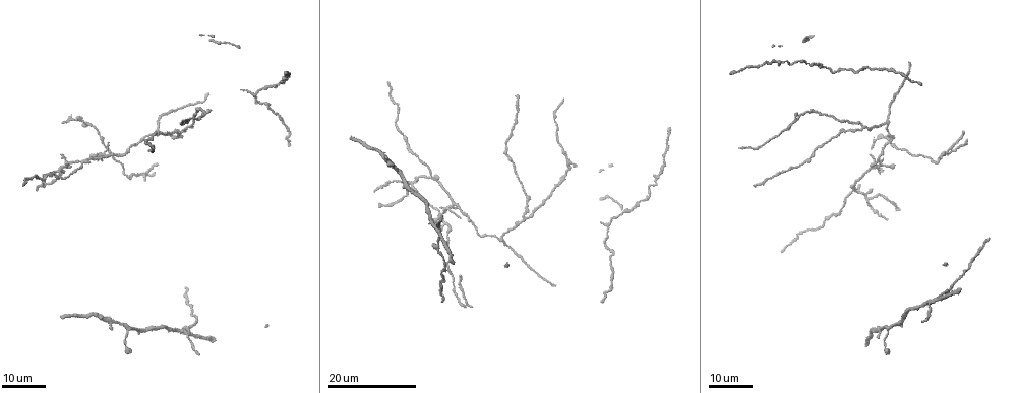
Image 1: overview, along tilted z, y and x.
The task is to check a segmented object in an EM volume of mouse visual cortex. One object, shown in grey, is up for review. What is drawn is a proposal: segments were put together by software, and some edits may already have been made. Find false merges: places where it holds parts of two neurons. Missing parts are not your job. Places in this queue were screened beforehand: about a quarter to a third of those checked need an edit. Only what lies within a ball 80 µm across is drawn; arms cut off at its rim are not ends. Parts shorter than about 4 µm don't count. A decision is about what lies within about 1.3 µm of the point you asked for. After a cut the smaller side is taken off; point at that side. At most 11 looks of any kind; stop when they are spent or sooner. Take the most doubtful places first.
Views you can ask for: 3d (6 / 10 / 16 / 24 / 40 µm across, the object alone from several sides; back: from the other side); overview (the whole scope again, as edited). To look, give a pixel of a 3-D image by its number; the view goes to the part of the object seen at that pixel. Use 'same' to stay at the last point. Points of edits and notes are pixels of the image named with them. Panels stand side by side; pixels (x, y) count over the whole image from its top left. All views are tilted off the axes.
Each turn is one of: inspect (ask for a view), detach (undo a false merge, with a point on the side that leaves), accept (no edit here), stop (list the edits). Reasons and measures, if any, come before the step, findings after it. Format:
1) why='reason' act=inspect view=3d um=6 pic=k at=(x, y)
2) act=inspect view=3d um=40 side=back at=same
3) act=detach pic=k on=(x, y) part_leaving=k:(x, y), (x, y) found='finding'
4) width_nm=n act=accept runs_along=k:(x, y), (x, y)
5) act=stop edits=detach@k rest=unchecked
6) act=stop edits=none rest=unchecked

why='small branch off a trunk' act=inspect view=3d um=16 pic=1 at=(59, 170)

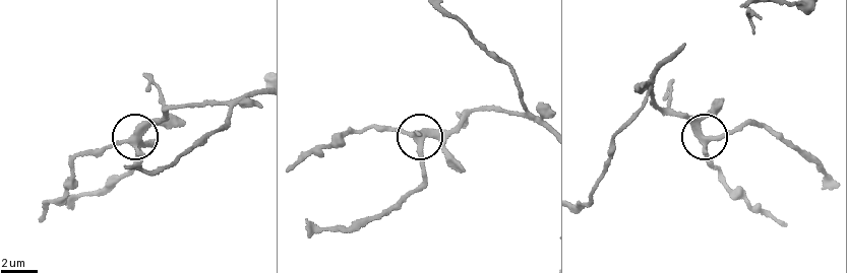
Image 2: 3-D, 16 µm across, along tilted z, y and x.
act=inspect view=3d um=10 pic=2 at=(138, 144)

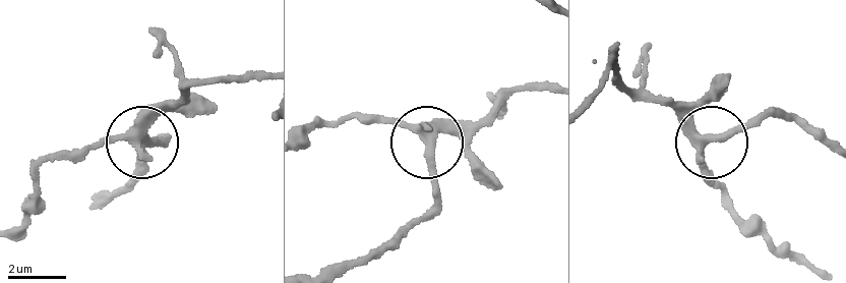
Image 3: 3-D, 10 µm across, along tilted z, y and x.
width_nm=310 act=accept runs_along=3:(549, 92), (516, 92), (479, 119), (428, 142), (371, 116) found='one neuron here'

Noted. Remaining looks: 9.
why='thin arm on a thick one' act=inspect view=3d um=24 pic=1 at=(399, 172)

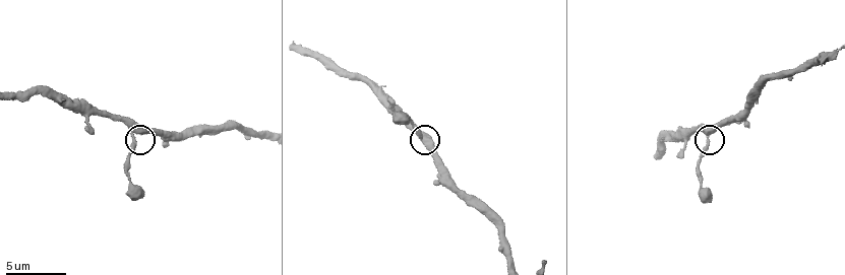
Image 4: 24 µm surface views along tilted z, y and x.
why='zoom in' act=inspect view=3d um=6 pic=4 at=(419, 136)

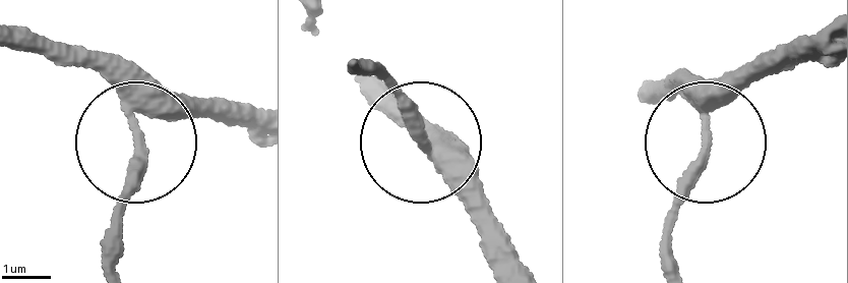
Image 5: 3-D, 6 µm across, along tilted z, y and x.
act=detach pic=5 on=(136, 175) part_leaving=5:(129, 108), (117, 257) found='a second neuron is stuck on'

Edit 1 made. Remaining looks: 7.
act=inspect view=overview

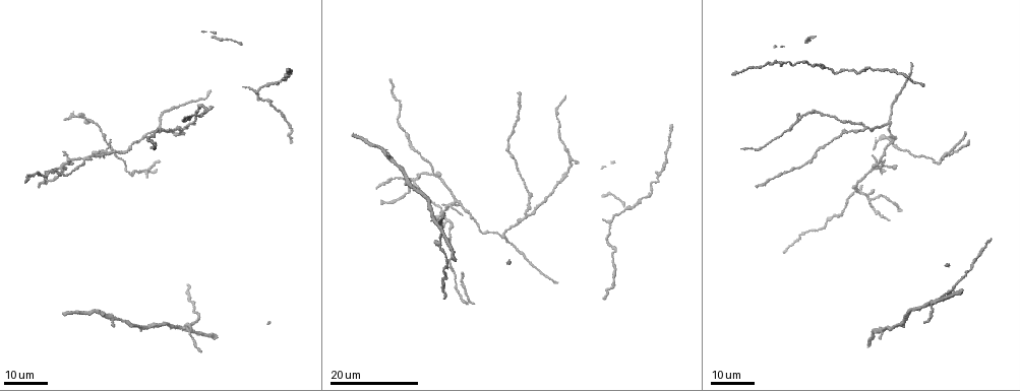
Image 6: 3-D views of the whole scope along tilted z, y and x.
act=inspect view=3d um=24 pic=6 at=(435, 176)

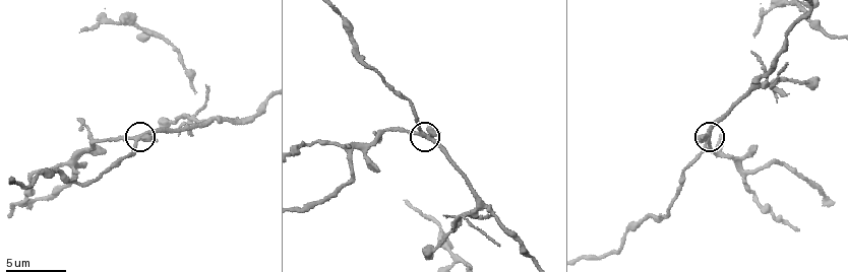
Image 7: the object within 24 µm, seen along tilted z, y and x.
act=inspect view=3d um=6 pic=7 at=(135, 138)

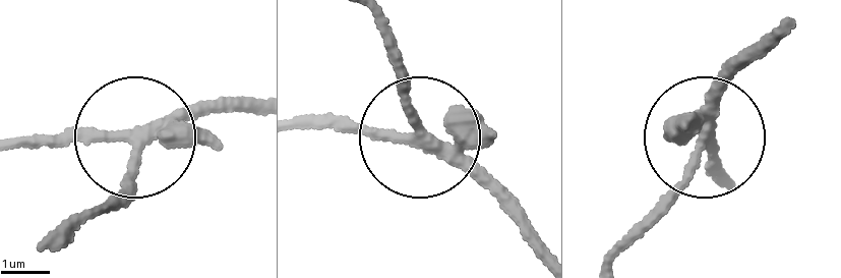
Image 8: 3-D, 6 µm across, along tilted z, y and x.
width_nm=220 act=accept found='continuous, no second neuron'

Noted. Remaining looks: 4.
why='three-way junction' act=inspect view=3d um=10 pic=4 at=(823, 60)

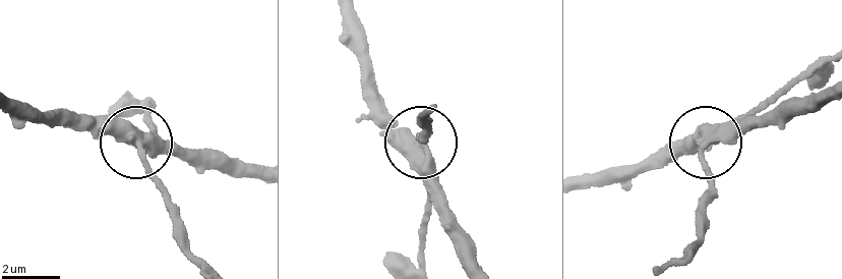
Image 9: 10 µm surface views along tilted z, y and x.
act=inspect view=3d um=6 pic=9 at=(137, 144)

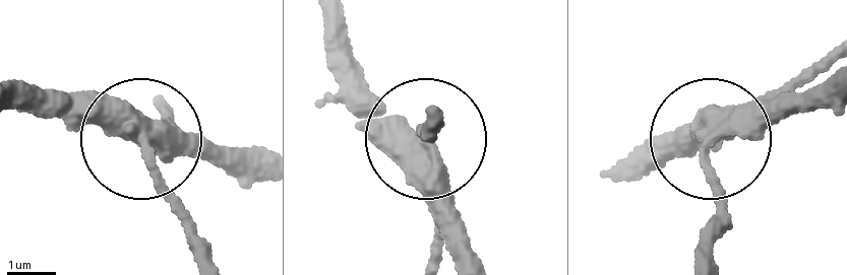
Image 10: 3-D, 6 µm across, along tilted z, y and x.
width_nm=330 act=accept found='one neuron here'

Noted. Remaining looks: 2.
act=inspect view=3d um=24 pic=6 at=(611, 222)

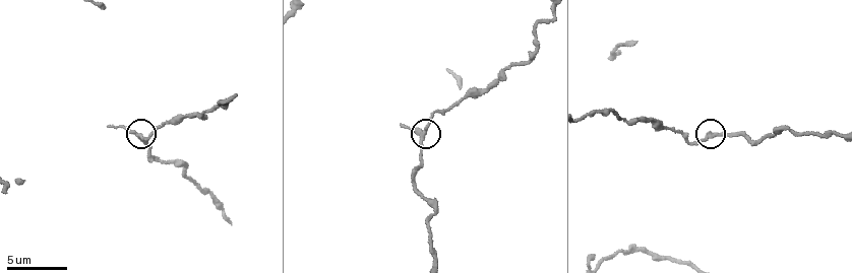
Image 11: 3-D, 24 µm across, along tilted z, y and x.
why='closer look' act=inspect view=3d um=6 pic=11 at=(423, 138)

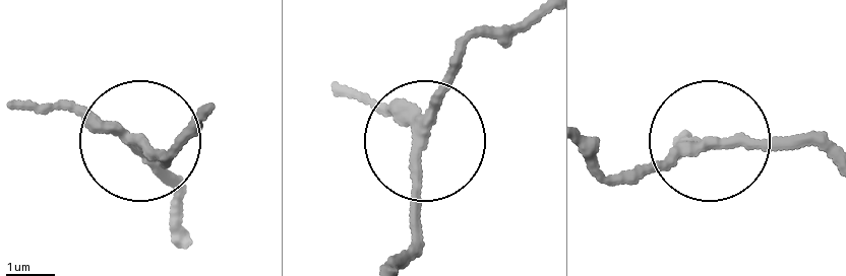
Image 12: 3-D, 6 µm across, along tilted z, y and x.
width_nm=220 act=accept found='continuous, no second neuron'

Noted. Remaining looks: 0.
act=stop edits=detach@5 rest=unchecked

